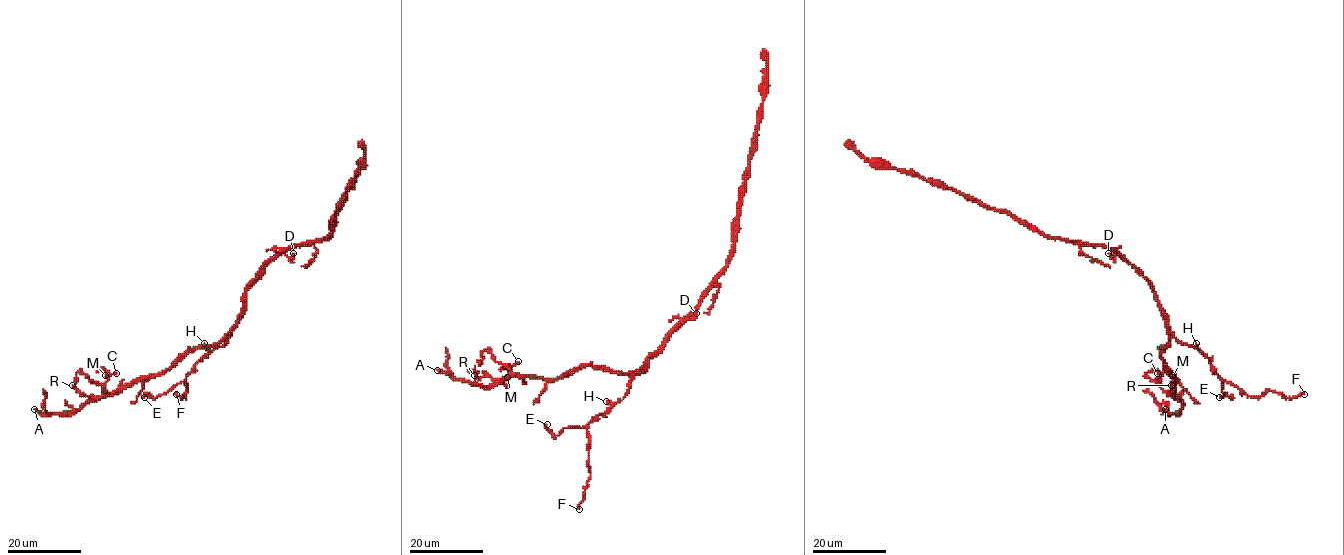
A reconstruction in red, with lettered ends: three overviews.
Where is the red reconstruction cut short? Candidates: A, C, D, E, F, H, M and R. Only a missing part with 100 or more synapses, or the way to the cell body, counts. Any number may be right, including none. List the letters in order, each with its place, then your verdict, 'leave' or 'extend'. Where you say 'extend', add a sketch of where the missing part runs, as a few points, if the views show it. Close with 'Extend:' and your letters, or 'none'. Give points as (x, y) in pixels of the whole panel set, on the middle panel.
A: place (437, 370); extend
C: place (518, 361); leave
D: place (696, 313); leave
E: place (547, 424); leave
F: place (579, 509); leave
H: place (606, 401); leave
M: place (507, 377); leave
R: place (474, 375); leave
Extend: A

